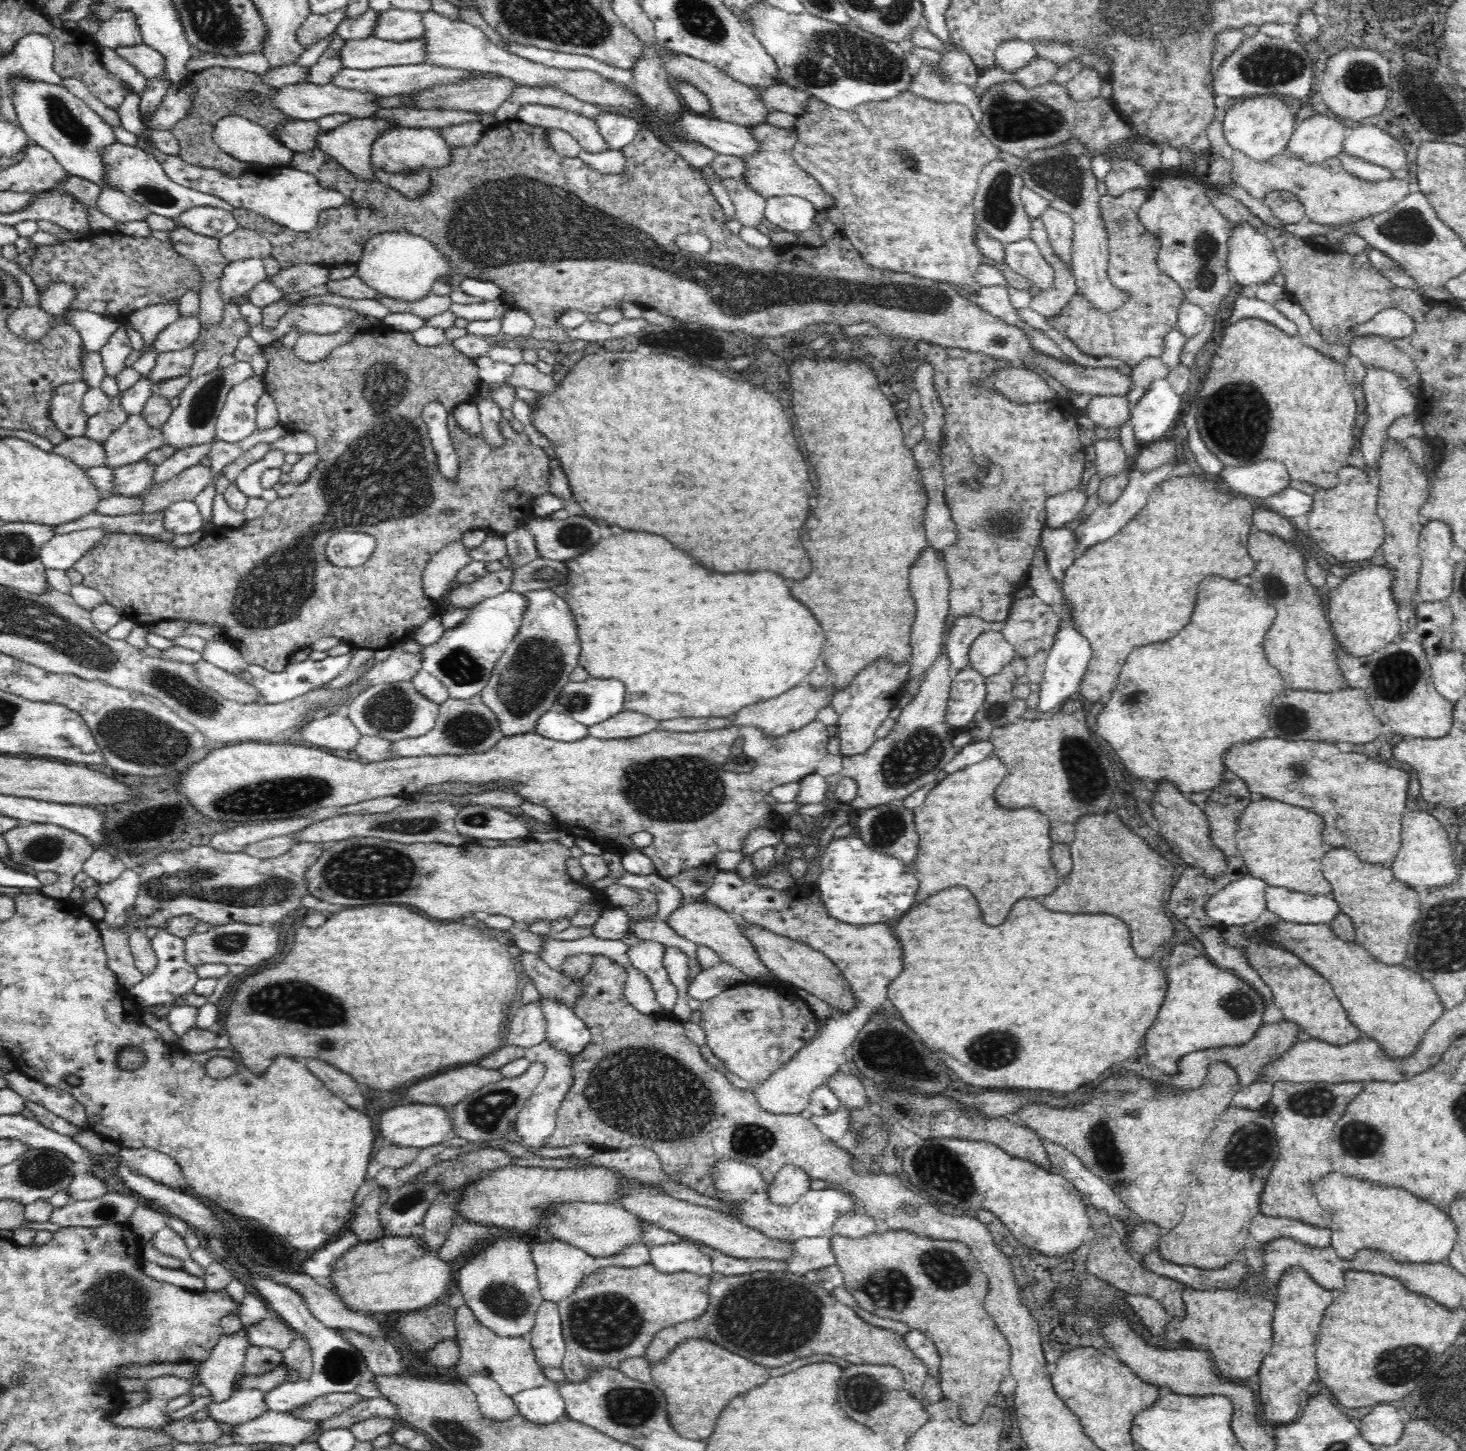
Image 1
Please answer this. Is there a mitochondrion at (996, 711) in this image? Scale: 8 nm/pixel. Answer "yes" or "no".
yes

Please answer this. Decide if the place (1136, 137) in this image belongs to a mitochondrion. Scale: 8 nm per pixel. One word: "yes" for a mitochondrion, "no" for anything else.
no

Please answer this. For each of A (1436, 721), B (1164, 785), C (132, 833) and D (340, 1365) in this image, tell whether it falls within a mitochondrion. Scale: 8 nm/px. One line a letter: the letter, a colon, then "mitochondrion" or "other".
A: other
B: other
C: other
D: mitochondrion

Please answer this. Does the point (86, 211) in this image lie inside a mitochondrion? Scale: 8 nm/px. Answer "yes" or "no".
no

